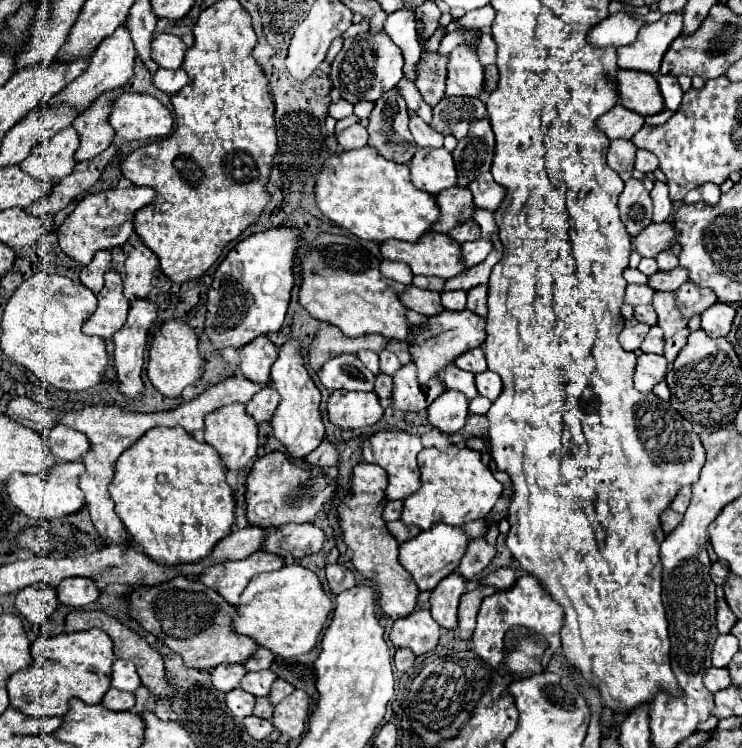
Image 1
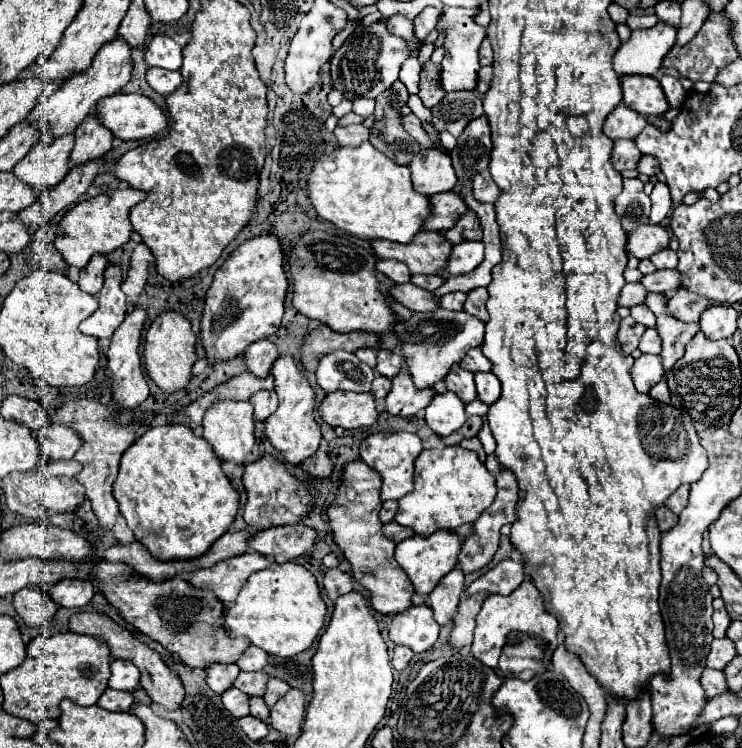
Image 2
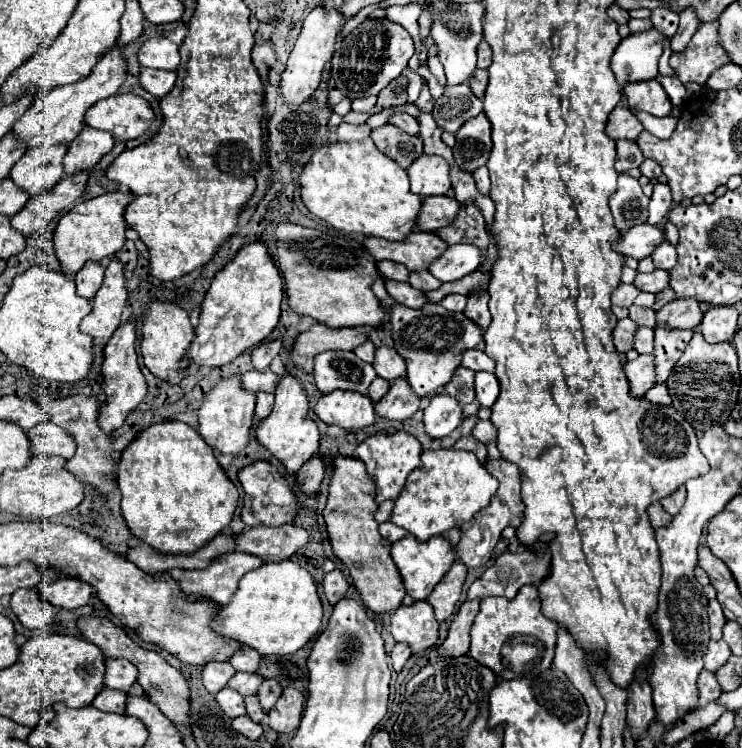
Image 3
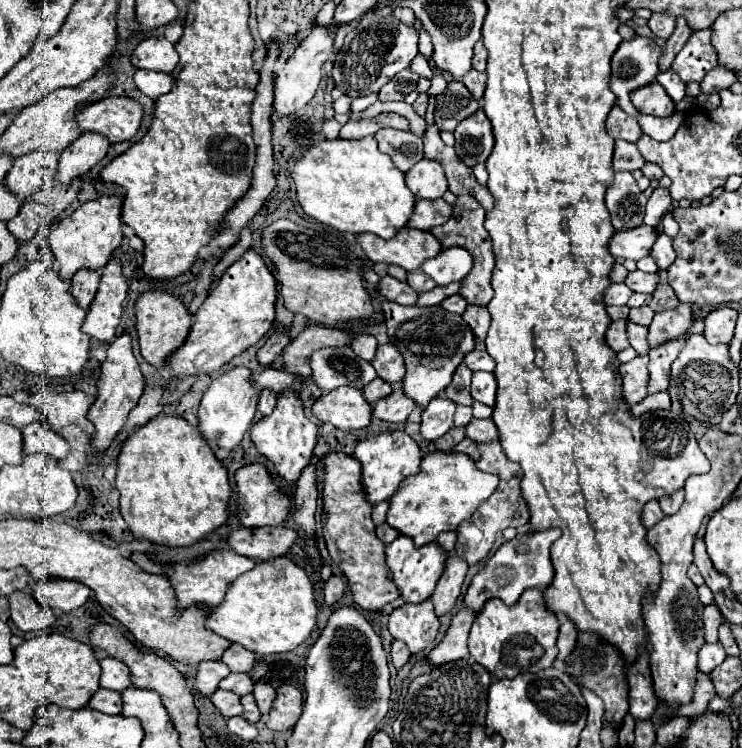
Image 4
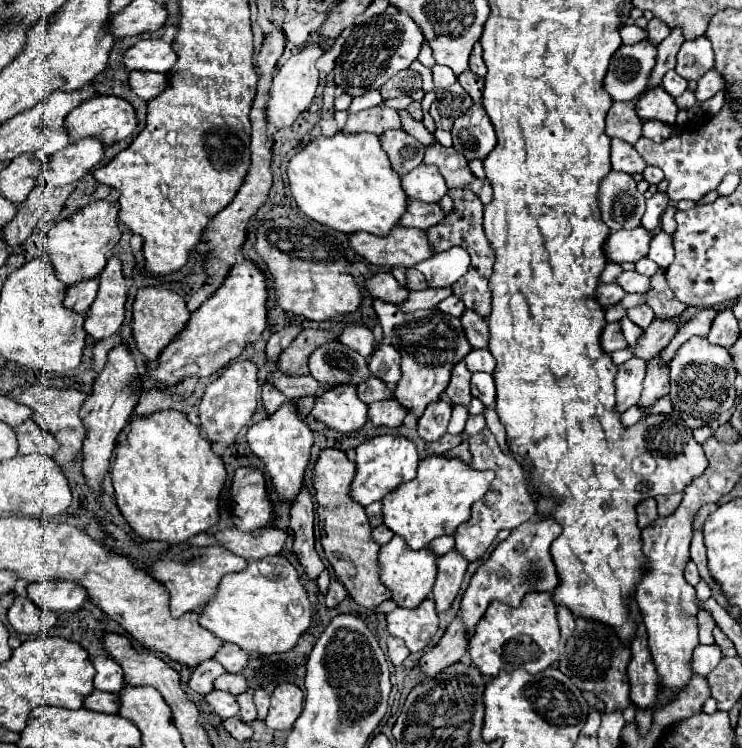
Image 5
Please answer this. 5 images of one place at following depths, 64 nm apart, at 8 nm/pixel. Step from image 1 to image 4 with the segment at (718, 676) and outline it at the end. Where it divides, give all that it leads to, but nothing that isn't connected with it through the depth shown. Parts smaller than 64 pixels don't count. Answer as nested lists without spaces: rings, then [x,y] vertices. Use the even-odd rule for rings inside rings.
[[[698,674],[692,702],[684,704],[684,708],[680,708],[680,712],[672,712],[672,716],[692,716],[692,718],[700,716],[714,696],[716,696],[716,692],[714,692],[714,686],[712,686],[708,674]]]

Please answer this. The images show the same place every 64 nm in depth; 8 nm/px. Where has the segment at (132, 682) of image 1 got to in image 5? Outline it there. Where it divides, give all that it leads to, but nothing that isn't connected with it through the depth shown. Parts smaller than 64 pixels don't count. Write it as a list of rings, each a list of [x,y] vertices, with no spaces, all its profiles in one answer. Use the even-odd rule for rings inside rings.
[[[98,656],[92,660],[96,676],[94,676],[94,688],[106,690],[106,692],[120,692],[124,688],[124,672],[120,664],[116,664],[110,656]]]

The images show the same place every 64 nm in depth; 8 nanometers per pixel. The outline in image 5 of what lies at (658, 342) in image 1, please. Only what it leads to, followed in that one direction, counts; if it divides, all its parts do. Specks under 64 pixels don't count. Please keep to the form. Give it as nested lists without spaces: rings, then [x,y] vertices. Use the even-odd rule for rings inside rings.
[[[624,316],[624,318],[620,318],[618,322],[620,322],[620,326],[622,326],[622,334],[624,334],[626,342],[628,342],[630,346],[636,346],[638,338],[642,336],[642,328],[638,328],[638,326],[636,326],[632,320],[628,320],[626,316]]]

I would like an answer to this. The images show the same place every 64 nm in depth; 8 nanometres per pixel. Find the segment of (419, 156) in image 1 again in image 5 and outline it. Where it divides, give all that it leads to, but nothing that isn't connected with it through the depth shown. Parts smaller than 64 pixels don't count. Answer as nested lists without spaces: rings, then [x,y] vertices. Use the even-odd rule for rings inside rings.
[[[420,164],[412,172],[400,176],[400,182],[410,200],[440,202],[442,196],[448,192],[448,186],[444,184],[444,178],[436,170],[436,166]]]

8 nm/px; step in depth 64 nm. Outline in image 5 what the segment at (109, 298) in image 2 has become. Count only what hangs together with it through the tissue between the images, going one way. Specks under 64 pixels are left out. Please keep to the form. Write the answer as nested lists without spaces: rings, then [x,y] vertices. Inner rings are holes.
[[[116,256],[108,260],[98,282],[98,296],[90,306],[90,316],[86,316],[88,320],[84,322],[84,330],[88,330],[94,340],[116,334],[124,322],[126,284],[120,270],[120,260]]]

